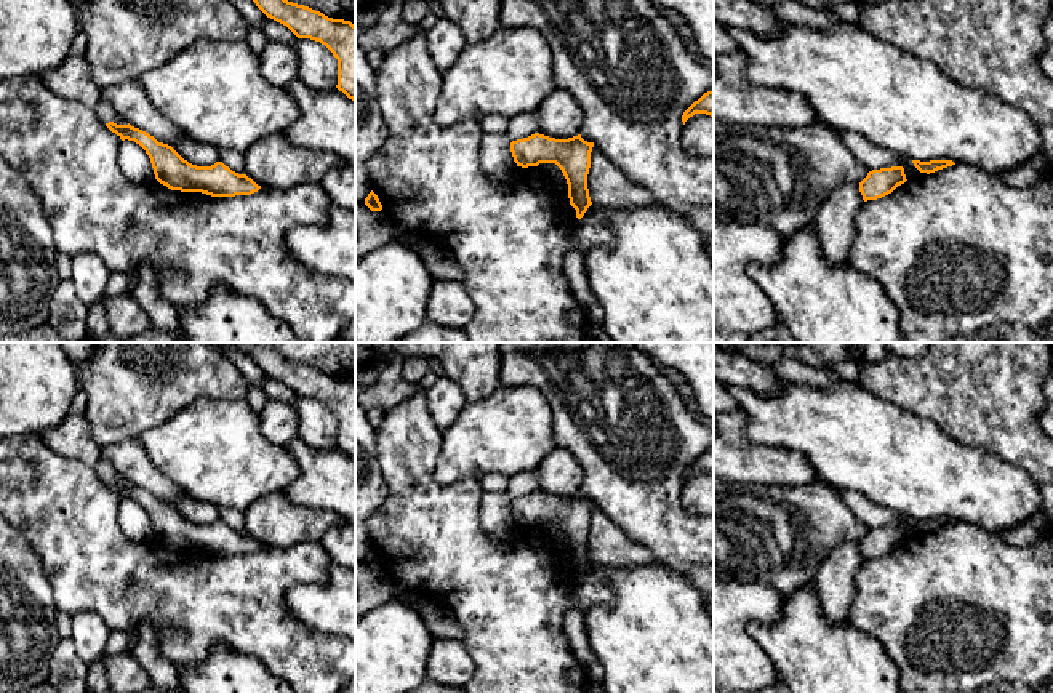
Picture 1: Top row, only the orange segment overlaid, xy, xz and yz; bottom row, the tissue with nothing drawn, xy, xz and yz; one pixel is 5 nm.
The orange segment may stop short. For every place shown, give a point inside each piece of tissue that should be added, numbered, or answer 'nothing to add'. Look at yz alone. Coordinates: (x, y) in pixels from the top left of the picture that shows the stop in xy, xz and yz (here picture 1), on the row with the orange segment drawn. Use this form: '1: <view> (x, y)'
nothing to add

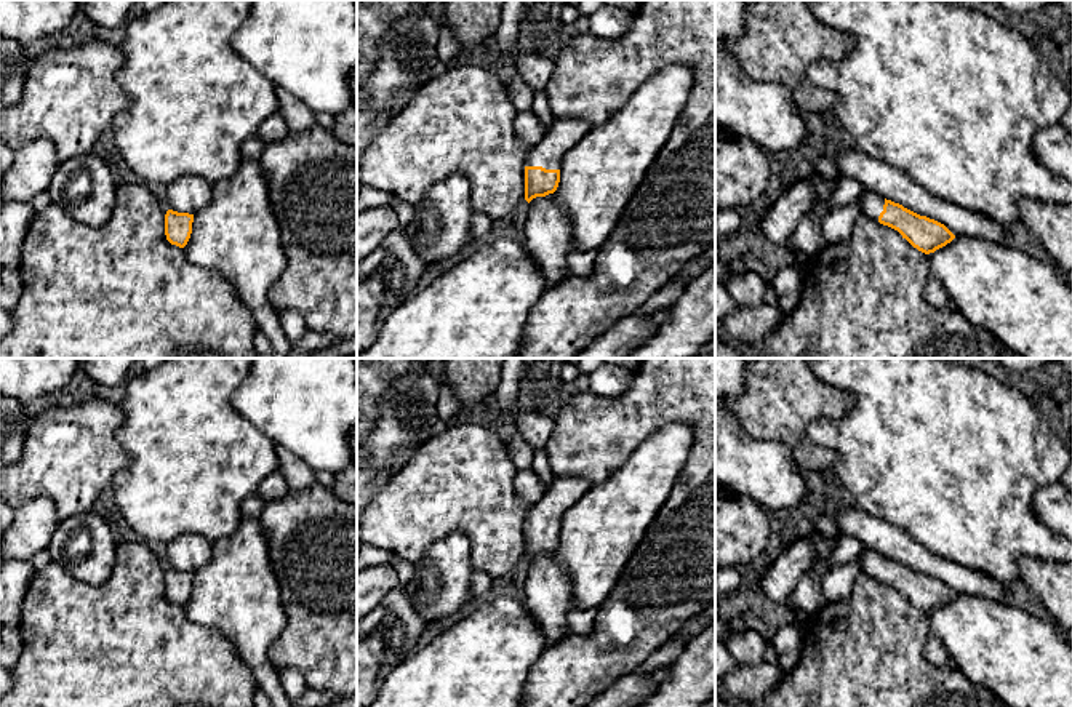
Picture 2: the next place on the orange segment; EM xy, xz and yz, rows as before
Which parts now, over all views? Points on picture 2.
1: xz (562, 133)

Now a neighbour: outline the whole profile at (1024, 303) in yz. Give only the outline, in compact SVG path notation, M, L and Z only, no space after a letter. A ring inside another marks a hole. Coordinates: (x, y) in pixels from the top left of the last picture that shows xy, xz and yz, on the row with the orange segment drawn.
M955 237L926 258L950 304L1019 358L1072 358L1072 290L1053 264L974 237Z

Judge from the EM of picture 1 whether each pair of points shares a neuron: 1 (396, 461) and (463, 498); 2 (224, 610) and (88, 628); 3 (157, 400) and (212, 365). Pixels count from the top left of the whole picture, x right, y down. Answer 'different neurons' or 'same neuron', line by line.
1: same neuron
2: different neurons
3: same neuron

